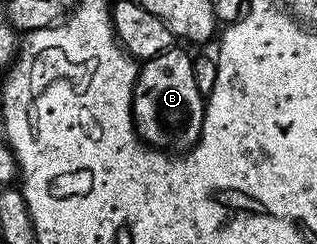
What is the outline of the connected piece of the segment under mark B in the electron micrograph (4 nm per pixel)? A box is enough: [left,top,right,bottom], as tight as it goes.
[131,47,205,151]

